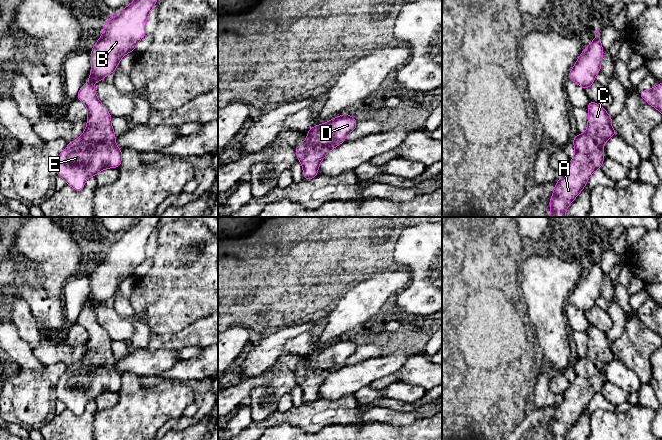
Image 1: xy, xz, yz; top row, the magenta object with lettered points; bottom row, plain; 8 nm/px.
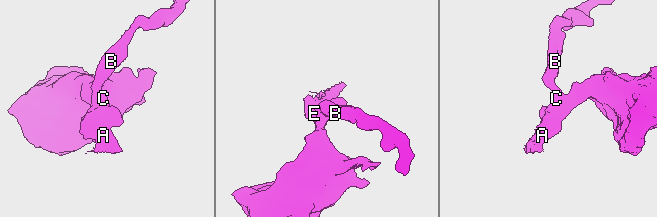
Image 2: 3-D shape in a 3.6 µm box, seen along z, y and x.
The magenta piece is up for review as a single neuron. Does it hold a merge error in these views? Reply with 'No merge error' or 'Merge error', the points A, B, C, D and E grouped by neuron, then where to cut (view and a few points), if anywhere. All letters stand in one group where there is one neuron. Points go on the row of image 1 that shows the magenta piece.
No merge error. Groups: A B C D E. No split

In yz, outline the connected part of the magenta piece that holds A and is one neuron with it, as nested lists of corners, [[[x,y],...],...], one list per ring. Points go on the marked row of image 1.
[[[589,100],[586,109],[589,112],[587,131],[572,139],[575,155],[562,170],[562,177],[555,183],[549,201],[552,212],[548,217],[566,217],[567,207],[587,185],[589,177],[602,168],[605,142],[617,135],[617,131],[611,126],[614,117],[608,115],[605,108]]]

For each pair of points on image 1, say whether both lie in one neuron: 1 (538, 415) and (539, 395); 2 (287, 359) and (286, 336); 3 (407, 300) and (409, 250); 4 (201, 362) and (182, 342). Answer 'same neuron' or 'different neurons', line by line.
1: different neurons
2: different neurons
3: same neuron
4: different neurons

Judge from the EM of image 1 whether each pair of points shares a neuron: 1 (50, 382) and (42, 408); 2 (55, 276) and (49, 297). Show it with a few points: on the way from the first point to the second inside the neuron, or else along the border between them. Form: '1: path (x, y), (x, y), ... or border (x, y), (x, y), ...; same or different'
1: path (41, 382), (32, 389), (32, 396), (35, 399); same
2: path (54, 281), (49, 292); same

